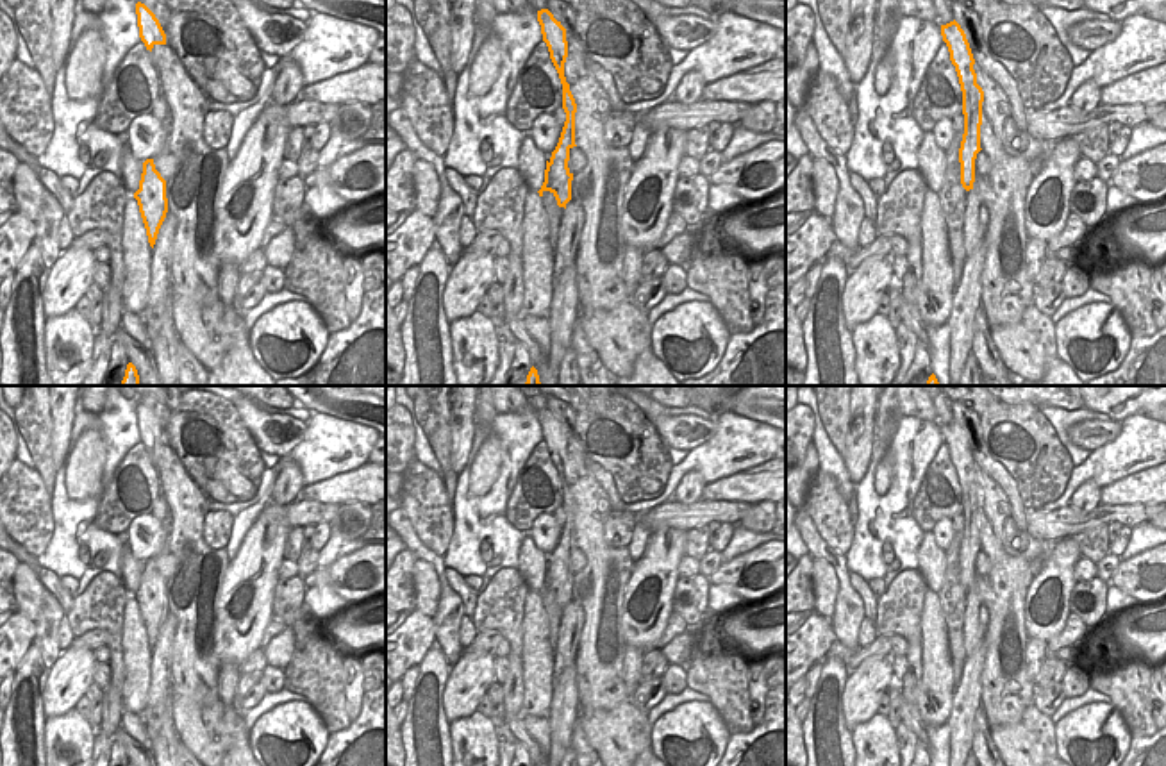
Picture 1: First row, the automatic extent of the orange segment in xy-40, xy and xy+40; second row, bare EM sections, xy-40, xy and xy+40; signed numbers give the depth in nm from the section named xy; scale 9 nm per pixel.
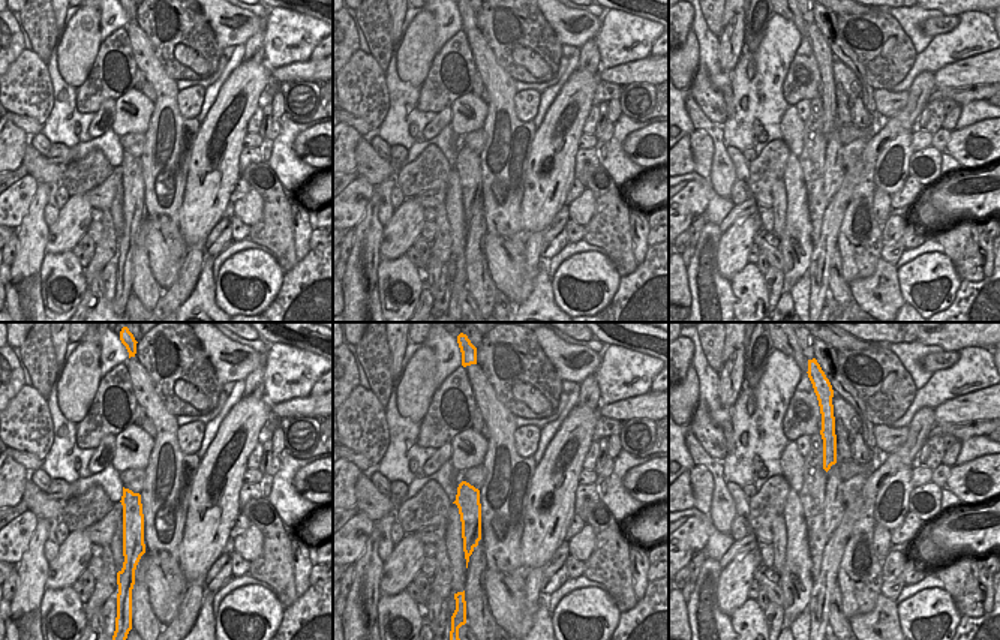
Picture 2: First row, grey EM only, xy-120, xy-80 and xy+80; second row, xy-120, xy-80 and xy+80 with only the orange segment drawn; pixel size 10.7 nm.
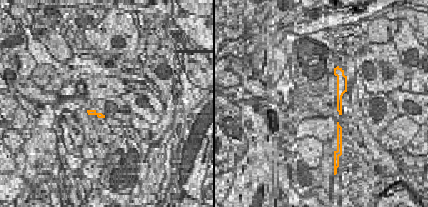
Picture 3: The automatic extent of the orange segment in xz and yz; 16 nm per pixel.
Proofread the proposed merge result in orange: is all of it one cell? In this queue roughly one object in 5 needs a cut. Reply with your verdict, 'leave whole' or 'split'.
leave whole

